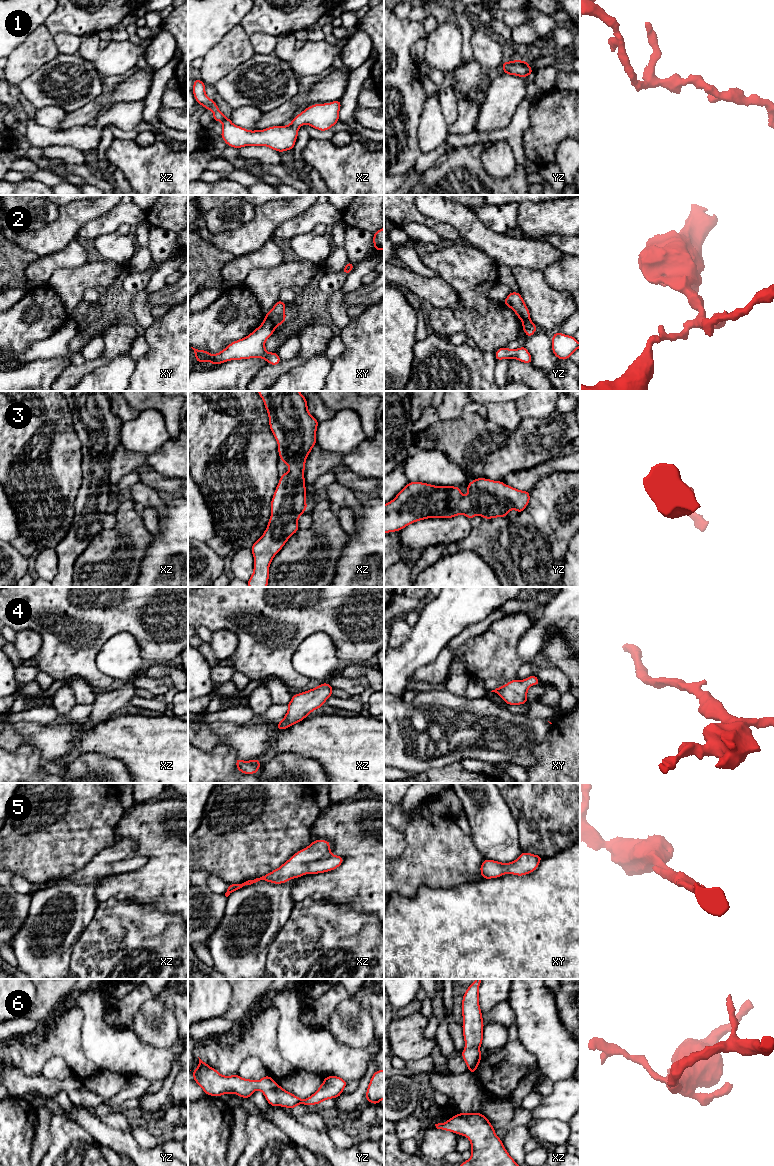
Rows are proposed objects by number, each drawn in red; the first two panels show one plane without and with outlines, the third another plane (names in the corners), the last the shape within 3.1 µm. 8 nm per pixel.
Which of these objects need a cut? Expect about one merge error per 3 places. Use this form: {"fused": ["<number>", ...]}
{"fused": ["2"]}

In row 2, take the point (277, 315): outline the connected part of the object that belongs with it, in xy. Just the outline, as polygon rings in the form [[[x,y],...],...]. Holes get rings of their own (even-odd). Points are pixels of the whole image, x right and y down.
[[[278,300],[273,308],[265,314],[265,317],[271,320],[275,326],[282,325],[286,320],[285,308],[286,304],[281,300]]]

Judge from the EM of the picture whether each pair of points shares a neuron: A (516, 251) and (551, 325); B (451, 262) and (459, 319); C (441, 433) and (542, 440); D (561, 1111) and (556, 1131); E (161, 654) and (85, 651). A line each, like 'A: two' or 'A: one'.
A: two
B: one
C: one
D: two
E: one

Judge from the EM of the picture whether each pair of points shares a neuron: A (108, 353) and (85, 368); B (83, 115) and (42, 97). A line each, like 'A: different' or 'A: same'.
A: same
B: different

